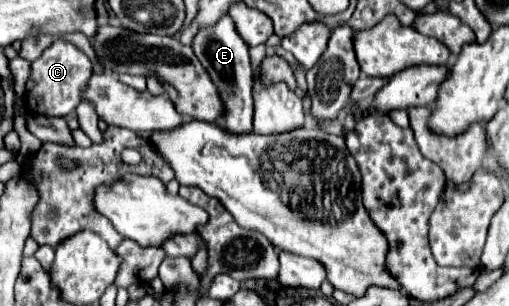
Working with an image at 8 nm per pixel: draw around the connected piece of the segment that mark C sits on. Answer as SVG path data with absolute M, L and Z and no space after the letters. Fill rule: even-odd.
M56 39L40 59L32 63L32 73L26 83L26 109L34 115L46 117L66 117L80 103L80 91L86 87L88 77L92 75L90 59L70 41Z

